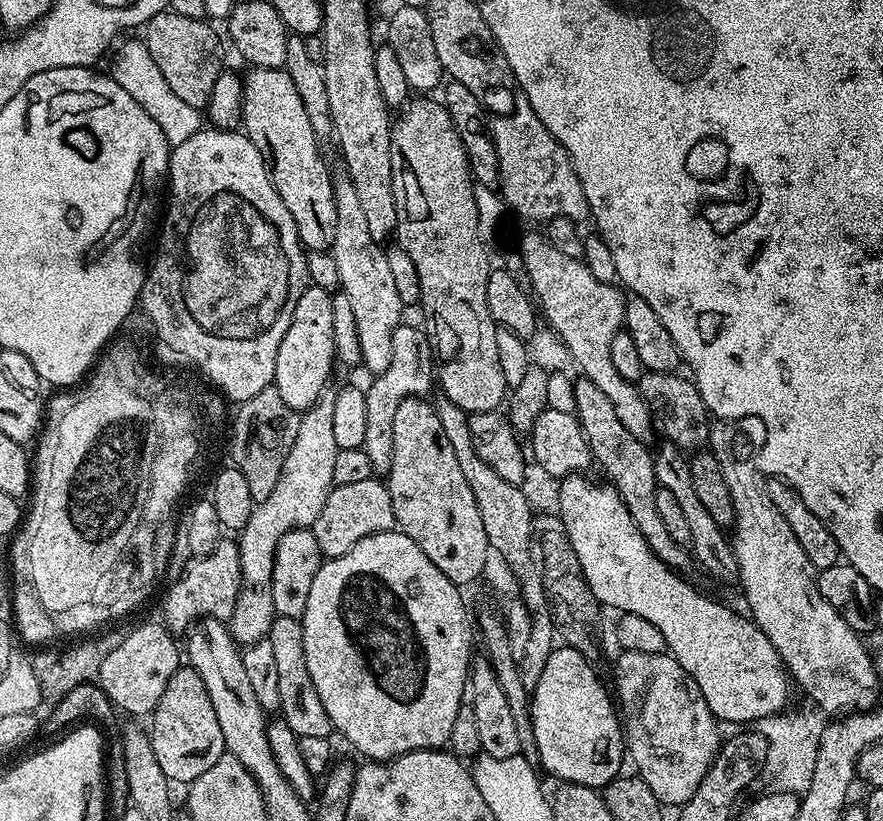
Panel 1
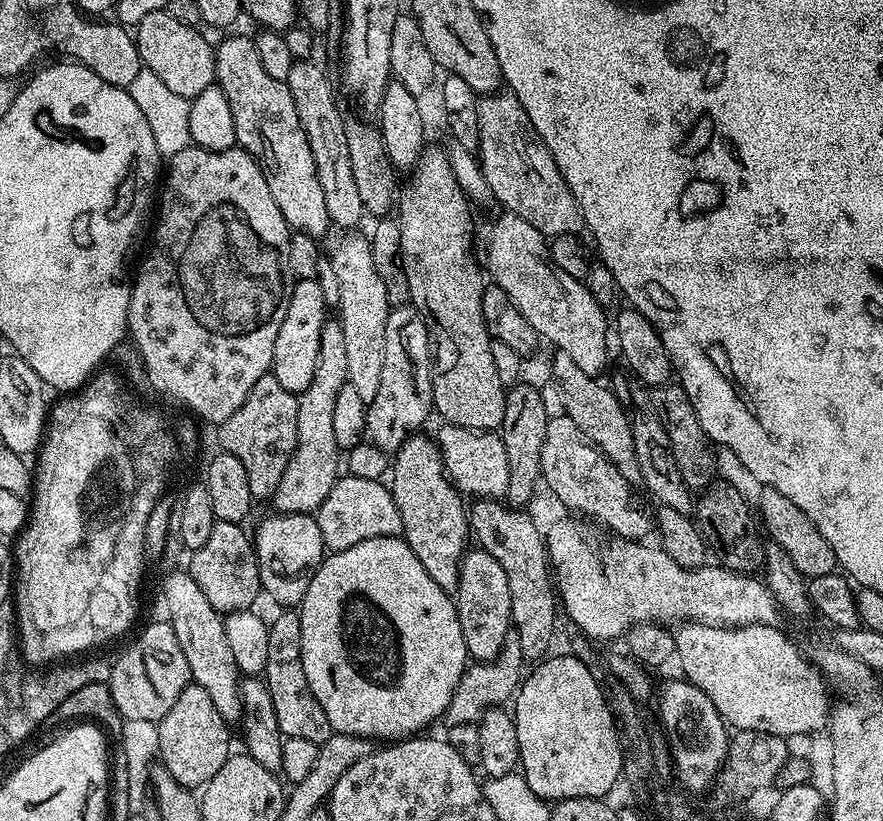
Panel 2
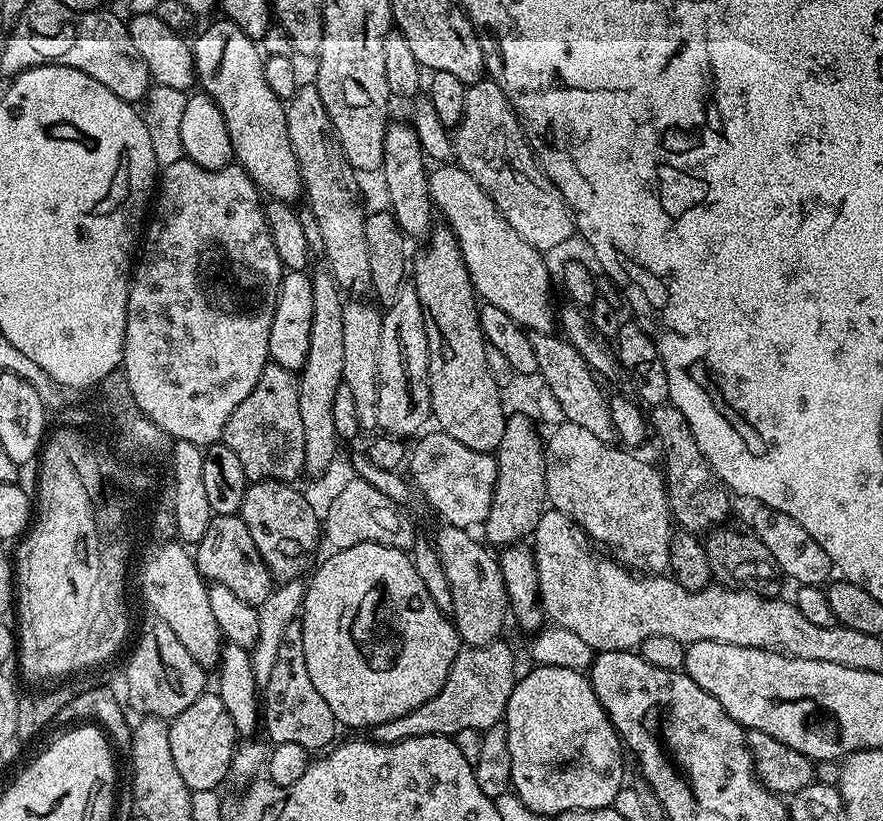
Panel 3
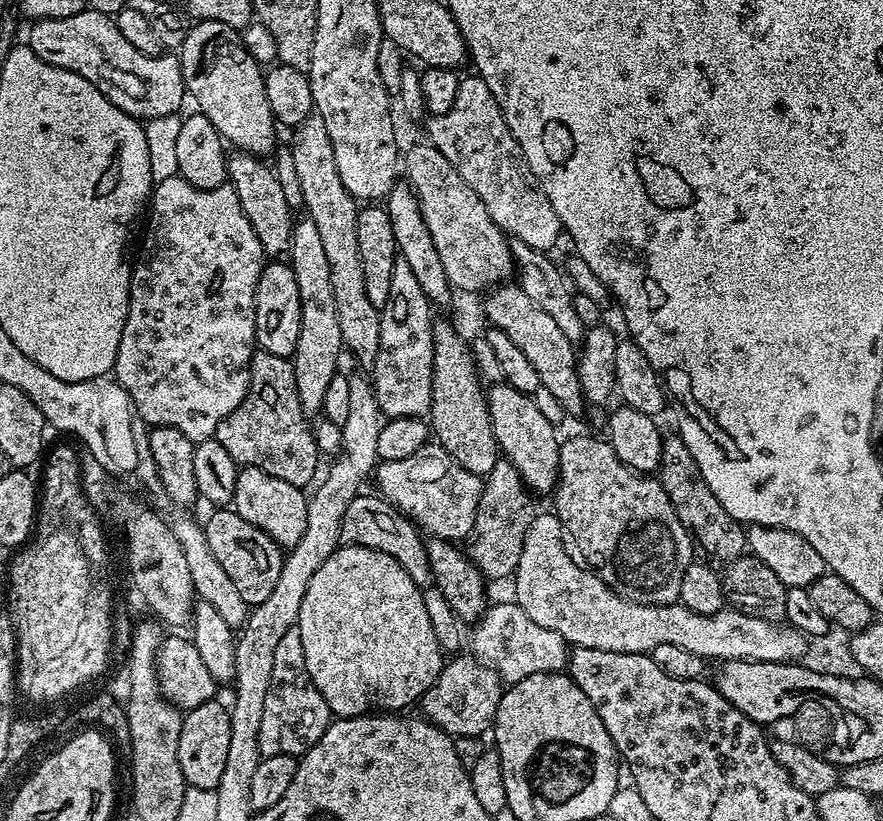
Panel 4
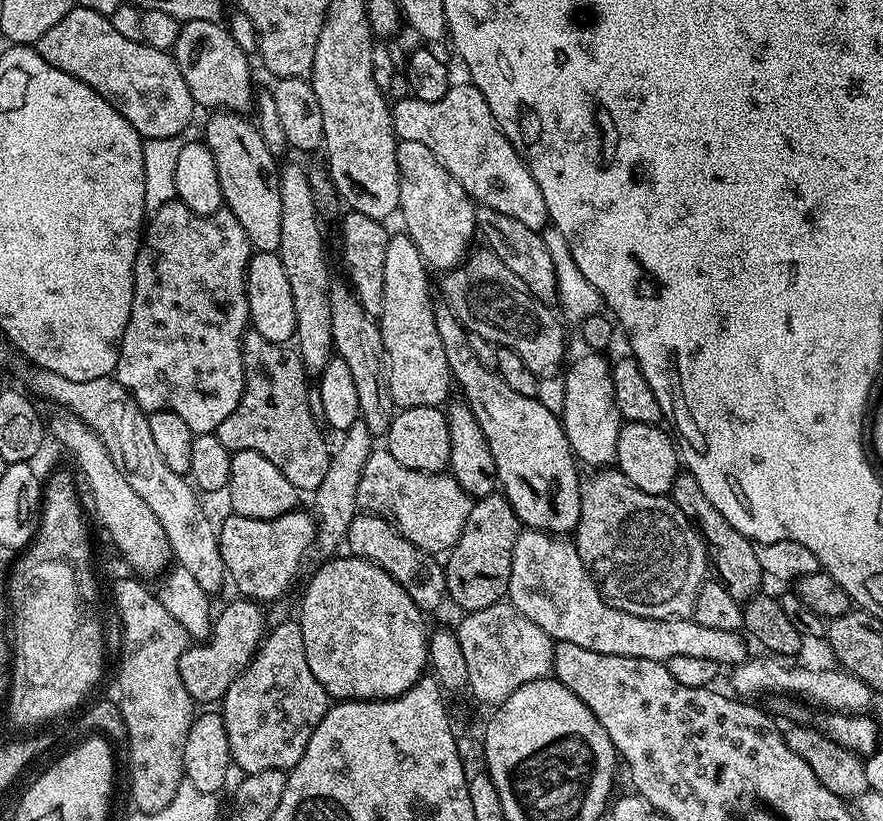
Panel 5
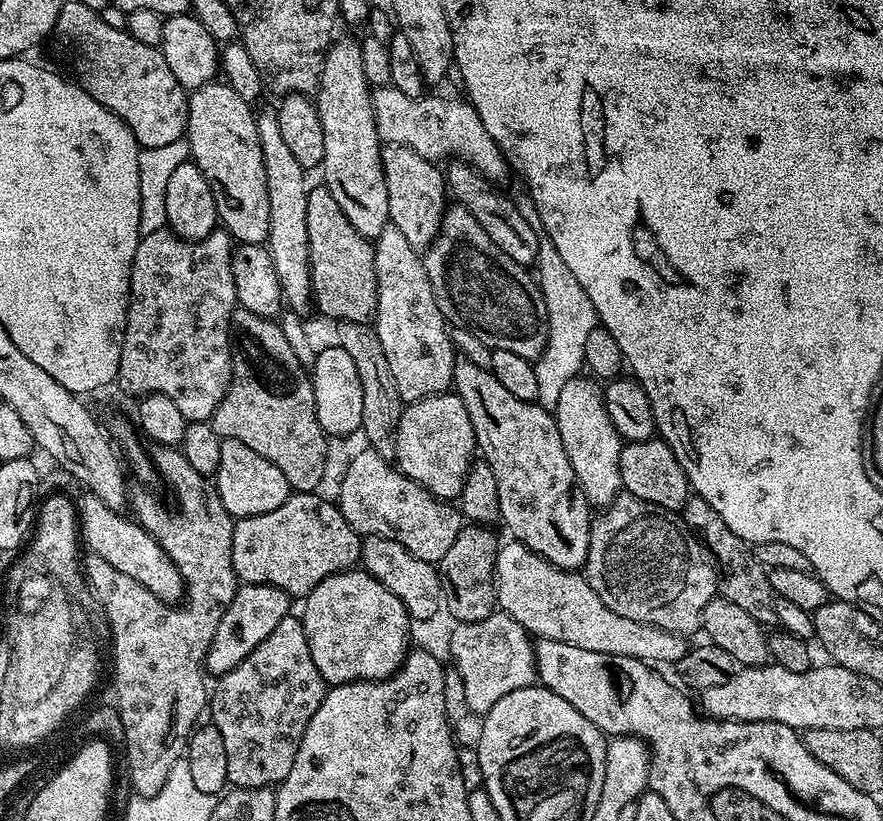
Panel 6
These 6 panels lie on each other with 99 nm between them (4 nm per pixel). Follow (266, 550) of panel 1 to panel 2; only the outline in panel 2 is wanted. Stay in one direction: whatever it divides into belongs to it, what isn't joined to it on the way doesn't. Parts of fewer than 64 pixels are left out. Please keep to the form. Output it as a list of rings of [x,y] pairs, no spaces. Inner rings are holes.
[[[329,318],[322,326],[322,342],[318,342],[318,366],[306,390],[298,396],[298,442],[278,490],[270,498],[276,512],[315,513],[326,502],[326,494],[336,485],[342,472],[342,449],[334,438],[334,405],[338,390],[348,384],[346,370],[346,338],[339,319]]]

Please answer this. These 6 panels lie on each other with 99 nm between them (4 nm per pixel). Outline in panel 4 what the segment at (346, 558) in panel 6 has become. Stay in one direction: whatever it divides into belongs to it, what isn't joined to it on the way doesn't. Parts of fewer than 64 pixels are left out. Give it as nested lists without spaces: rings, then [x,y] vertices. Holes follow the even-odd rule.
[[[220,506],[209,520],[203,521],[206,542],[213,552],[214,558],[226,570],[226,575],[234,581],[238,594],[242,594],[249,606],[255,606],[266,602],[270,598],[275,584],[278,582],[278,574],[282,574],[285,553],[279,544],[274,543],[258,526],[246,522],[235,510],[228,506]]]

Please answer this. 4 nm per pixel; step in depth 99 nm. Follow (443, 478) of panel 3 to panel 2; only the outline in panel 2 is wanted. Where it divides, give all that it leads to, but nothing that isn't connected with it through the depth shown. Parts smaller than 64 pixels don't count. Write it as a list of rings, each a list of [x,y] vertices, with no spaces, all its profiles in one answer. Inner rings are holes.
[[[441,423],[439,427],[440,429],[434,432],[434,439],[440,445],[440,457],[444,459],[444,471],[456,491],[461,494],[473,492],[473,497],[476,498],[507,497],[510,486],[510,465],[506,463],[506,446],[502,442],[499,431],[479,432],[473,428],[463,428],[445,423]]]

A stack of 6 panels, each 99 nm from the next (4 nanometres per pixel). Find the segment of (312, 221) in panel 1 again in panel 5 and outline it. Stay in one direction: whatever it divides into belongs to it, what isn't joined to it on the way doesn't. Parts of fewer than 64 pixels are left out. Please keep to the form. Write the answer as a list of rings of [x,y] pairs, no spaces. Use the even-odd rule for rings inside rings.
[[[223,23],[181,24],[174,55],[178,70],[182,70],[182,78],[186,78],[186,86],[190,86],[192,99],[201,109],[244,114],[253,107],[254,83],[252,68],[248,65],[249,53],[238,46]]]

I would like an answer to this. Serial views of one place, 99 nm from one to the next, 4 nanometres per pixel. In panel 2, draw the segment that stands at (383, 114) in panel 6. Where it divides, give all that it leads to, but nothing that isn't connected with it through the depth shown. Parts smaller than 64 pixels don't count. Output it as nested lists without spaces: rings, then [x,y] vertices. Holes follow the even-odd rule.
[[[497,90],[479,101],[478,142],[481,172],[501,209],[518,214],[518,218],[530,222],[545,238],[571,236],[581,231],[578,202],[513,92]]]

